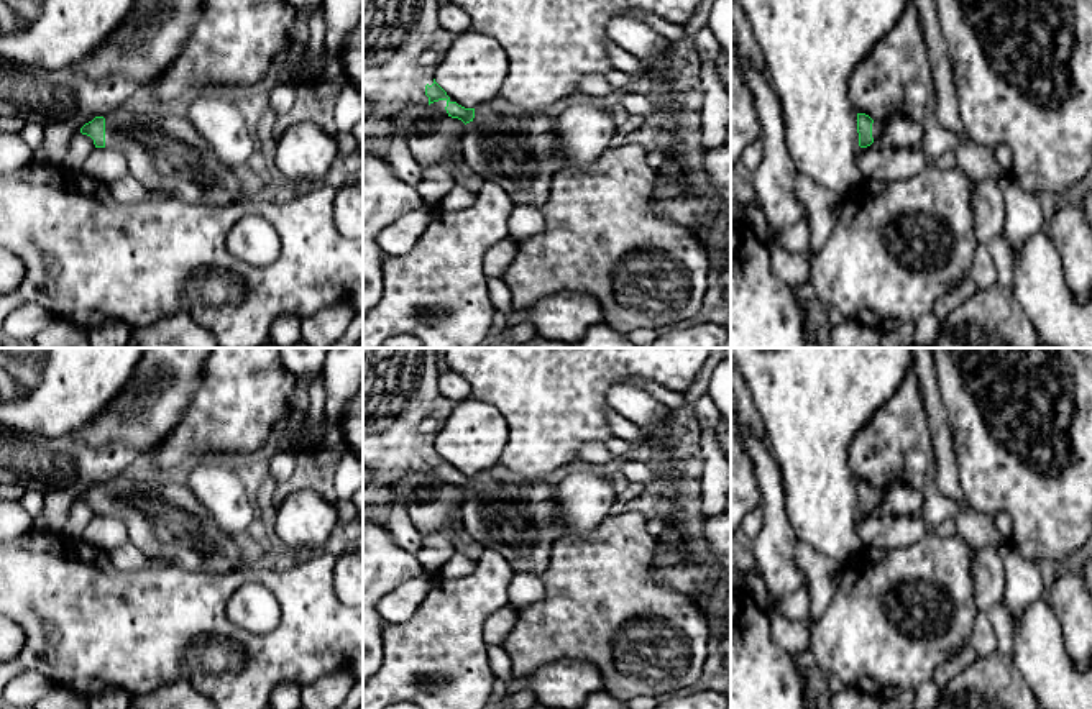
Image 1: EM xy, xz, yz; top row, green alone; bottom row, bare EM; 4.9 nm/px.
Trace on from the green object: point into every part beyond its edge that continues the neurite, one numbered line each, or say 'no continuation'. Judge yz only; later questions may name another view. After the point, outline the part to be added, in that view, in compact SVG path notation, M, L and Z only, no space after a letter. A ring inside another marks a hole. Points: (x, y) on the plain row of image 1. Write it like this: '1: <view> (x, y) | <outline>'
1: yz (877, 494) | M893 481L887 489L874 489L872 491L872 505L877 507L890 487L903 487L903 486L905 484L902 481Z

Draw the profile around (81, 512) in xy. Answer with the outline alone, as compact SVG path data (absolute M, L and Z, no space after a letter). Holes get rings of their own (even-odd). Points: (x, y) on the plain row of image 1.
M80 499L71 507L69 519L62 528L62 533L72 540L80 540L84 528L94 519L95 512Z

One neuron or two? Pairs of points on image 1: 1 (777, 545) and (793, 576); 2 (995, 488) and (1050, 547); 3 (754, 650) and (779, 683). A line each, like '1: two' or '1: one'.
1: one
2: one
3: one

